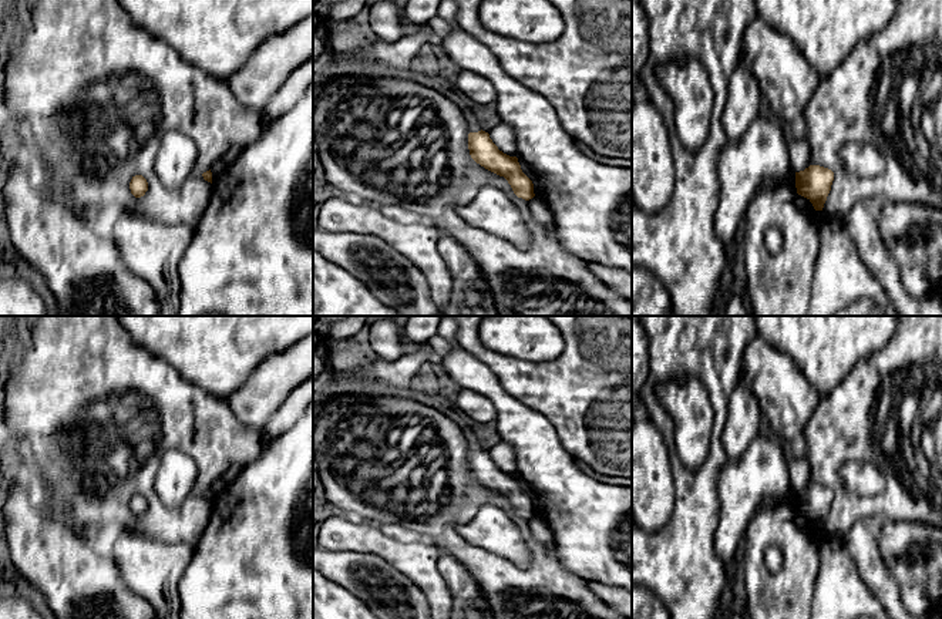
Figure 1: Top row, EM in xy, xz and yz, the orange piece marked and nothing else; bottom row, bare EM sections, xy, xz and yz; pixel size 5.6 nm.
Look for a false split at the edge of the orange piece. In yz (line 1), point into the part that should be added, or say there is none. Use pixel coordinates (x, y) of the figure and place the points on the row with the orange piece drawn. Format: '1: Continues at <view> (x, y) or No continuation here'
1: No continuation here

